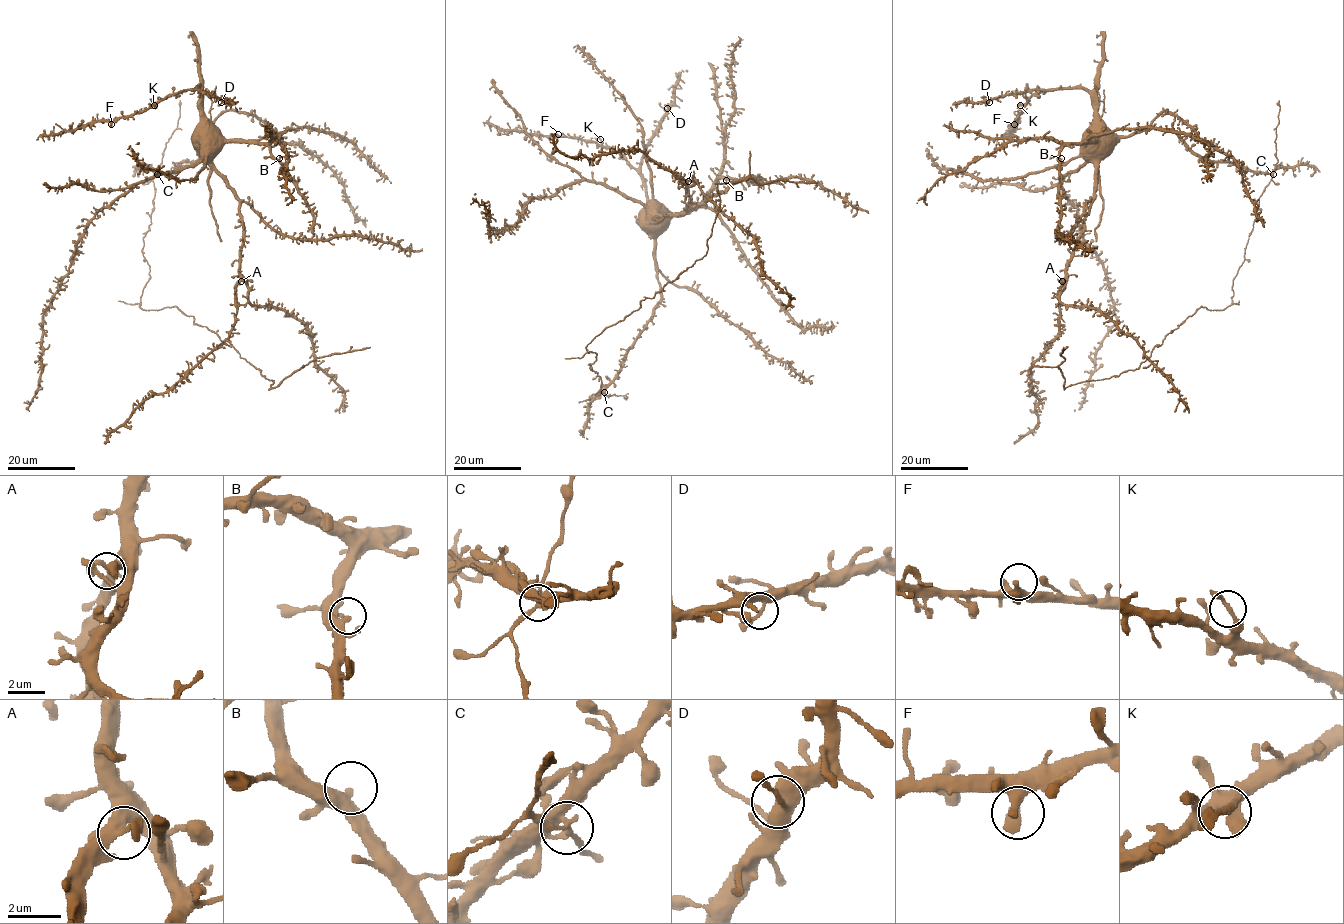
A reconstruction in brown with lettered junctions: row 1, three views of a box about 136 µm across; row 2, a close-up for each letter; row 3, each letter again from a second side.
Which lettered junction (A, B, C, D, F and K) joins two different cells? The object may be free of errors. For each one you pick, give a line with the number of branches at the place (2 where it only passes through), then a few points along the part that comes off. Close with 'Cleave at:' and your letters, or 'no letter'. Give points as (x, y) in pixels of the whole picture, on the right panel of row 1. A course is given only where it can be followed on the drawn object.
Cleave at: no letter

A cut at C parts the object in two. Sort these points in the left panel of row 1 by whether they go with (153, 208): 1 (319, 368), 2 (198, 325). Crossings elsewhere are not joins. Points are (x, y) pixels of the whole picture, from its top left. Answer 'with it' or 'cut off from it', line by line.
1: cut off from it
2: with it

